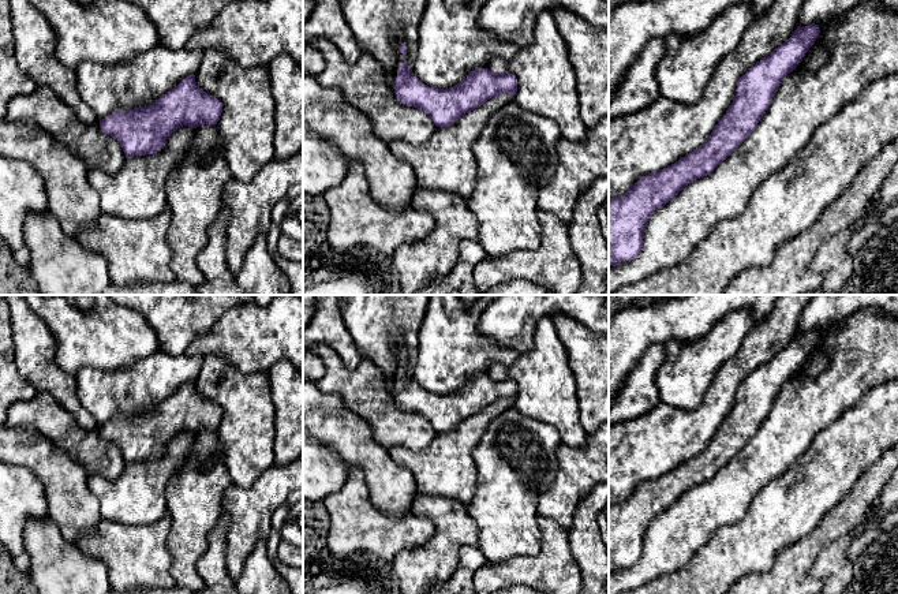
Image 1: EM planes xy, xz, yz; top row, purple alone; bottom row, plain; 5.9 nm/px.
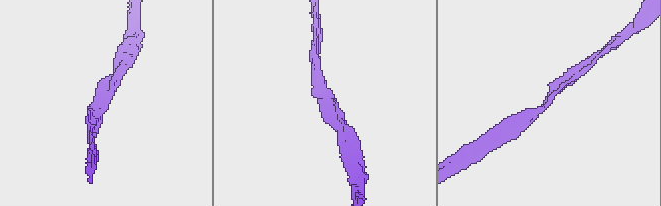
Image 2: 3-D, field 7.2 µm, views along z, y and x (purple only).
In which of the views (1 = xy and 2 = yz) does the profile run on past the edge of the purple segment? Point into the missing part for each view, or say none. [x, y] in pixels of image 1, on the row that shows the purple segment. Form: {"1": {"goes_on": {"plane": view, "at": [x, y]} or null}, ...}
{"1": {"goes_on": null}, "2": {"goes_on": null}}

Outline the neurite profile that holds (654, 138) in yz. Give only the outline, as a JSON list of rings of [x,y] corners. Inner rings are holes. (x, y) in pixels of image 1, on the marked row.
[[[774,0],[770,10],[744,30],[737,48],[718,64],[695,104],[685,105],[659,97],[633,115],[609,119],[609,199],[624,195],[643,176],[670,167],[706,143],[732,105],[738,79],[792,37],[805,1]]]

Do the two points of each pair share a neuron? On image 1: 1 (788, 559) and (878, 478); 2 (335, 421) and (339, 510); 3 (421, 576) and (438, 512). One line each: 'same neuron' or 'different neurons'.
1: same neuron
2: different neurons
3: same neuron

